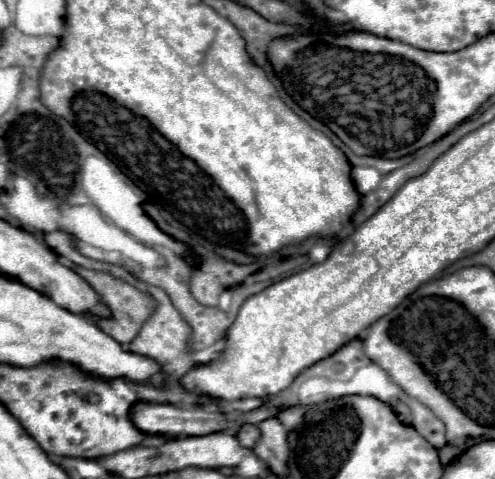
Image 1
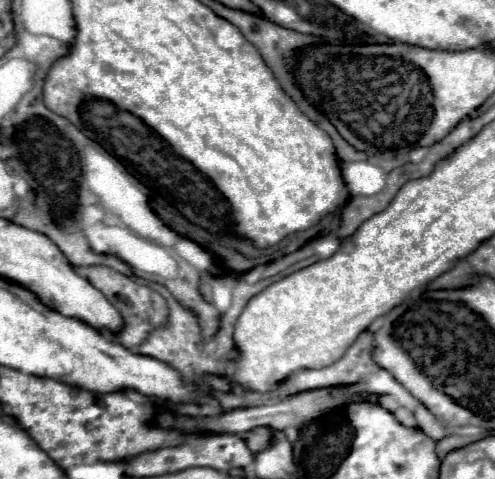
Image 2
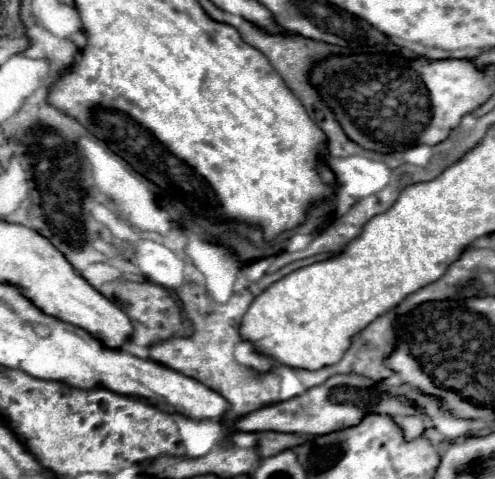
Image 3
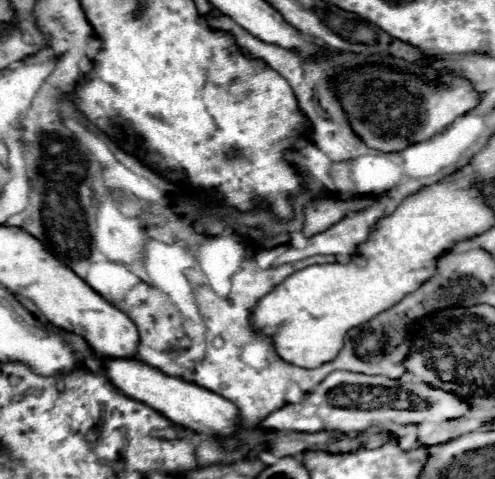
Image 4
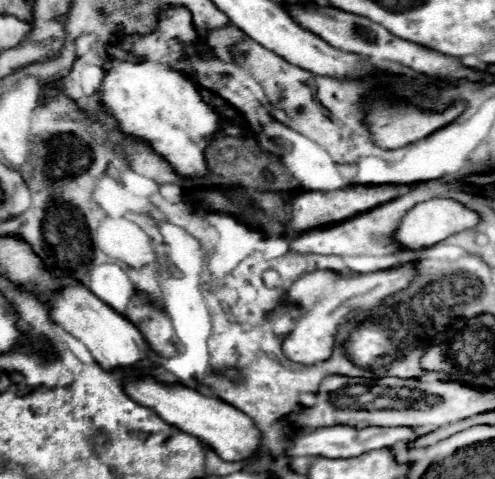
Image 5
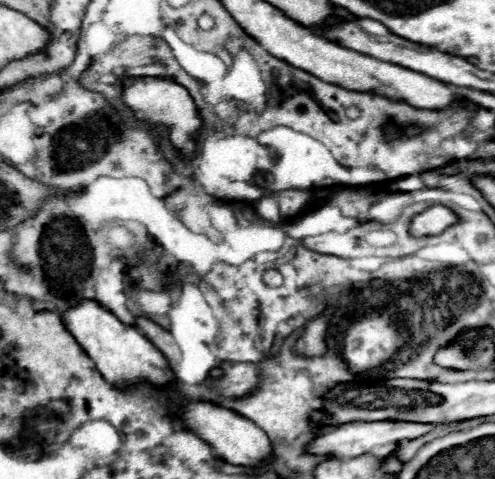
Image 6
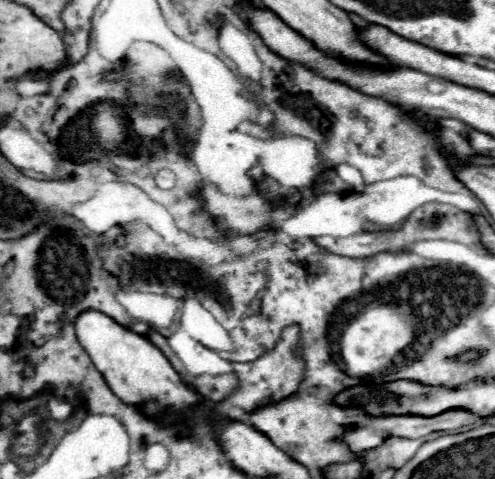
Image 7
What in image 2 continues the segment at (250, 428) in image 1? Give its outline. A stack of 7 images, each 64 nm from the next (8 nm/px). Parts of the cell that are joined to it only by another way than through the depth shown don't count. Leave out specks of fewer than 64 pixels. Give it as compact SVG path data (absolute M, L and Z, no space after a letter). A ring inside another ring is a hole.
M252 428L248 432L244 432L244 442L248 444L248 448L252 448L252 452L260 452L260 448L264 448L264 444L268 444L268 436L272 436L272 432L268 428Z

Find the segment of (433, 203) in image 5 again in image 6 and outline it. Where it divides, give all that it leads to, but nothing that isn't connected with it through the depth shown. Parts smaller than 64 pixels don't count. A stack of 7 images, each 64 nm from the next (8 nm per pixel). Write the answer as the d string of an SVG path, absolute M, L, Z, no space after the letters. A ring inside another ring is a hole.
M432 204L432 206L424 208L422 212L418 212L410 220L408 234L414 236L414 238L420 238L420 236L438 236L446 228L454 226L456 222L458 222L458 214L452 208L448 208L444 204Z

